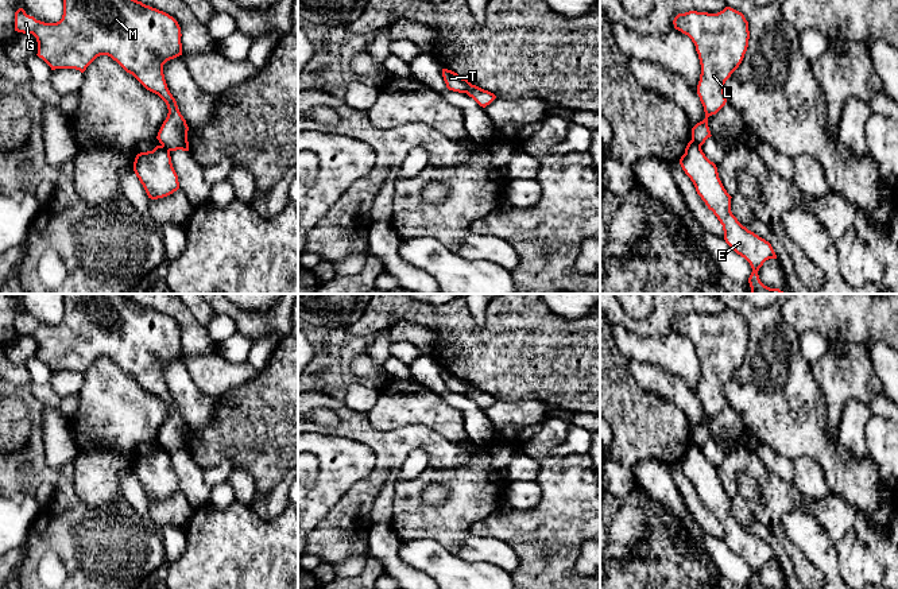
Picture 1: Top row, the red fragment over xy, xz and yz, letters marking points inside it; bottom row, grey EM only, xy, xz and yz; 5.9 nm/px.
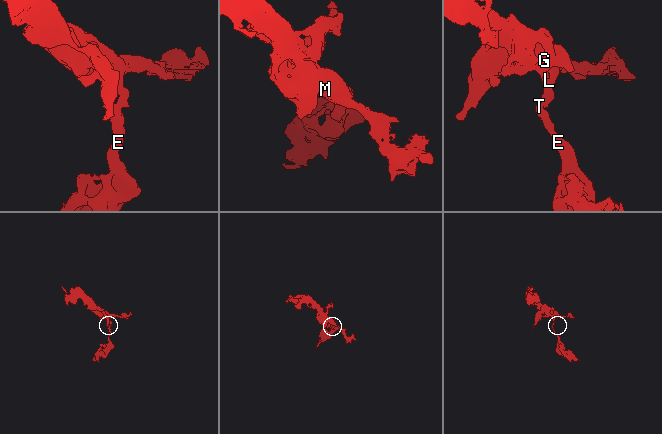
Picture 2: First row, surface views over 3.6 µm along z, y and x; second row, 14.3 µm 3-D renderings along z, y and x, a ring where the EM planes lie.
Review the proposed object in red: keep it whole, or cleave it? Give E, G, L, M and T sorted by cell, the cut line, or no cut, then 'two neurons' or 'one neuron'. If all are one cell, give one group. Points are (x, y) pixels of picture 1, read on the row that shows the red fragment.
E T / G L M | xz (472, 85), (464, 92) | two neurons

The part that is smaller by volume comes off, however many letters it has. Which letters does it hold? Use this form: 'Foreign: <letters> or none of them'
Foreign: E, T

